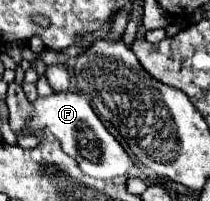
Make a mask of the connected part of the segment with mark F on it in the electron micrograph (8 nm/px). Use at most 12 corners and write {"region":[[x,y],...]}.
{"region":[[79,93],[33,101],[79,169],[97,179],[137,167]]}

